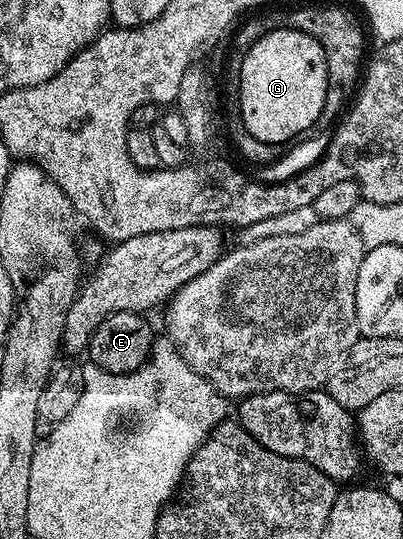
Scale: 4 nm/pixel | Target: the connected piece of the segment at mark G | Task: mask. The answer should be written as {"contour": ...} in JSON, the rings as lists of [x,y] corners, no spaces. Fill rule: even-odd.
{"contour":[[[276,29],[259,39],[241,61],[235,90],[243,127],[263,143],[284,146],[319,119],[327,98],[328,71],[324,47],[311,35],[294,29]]]}

